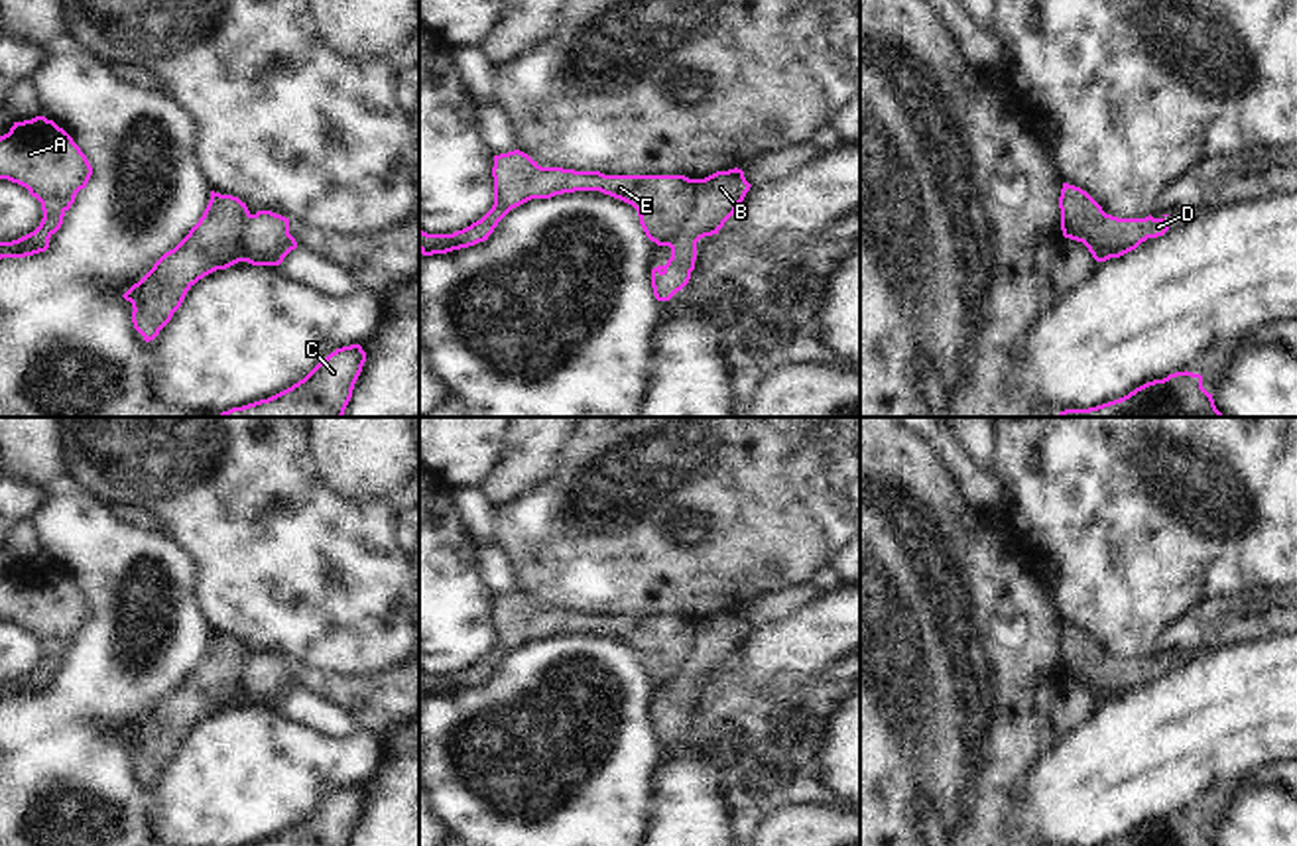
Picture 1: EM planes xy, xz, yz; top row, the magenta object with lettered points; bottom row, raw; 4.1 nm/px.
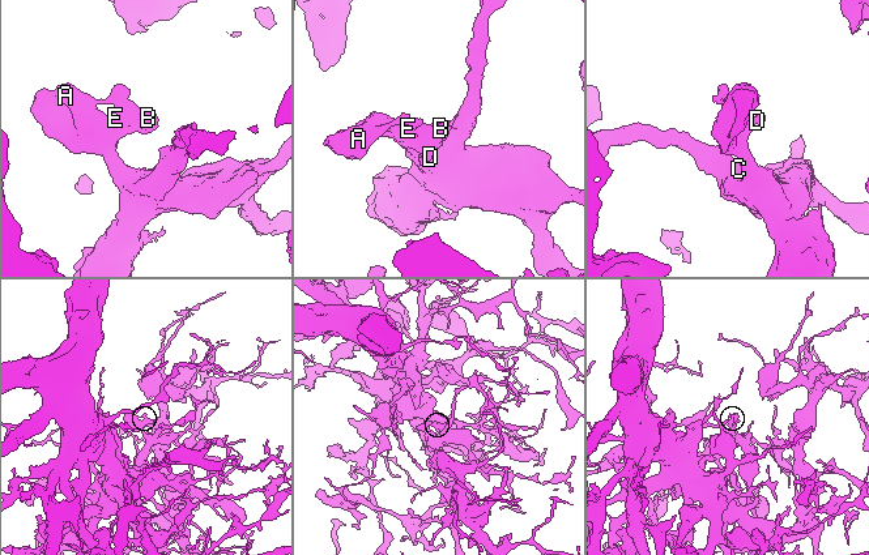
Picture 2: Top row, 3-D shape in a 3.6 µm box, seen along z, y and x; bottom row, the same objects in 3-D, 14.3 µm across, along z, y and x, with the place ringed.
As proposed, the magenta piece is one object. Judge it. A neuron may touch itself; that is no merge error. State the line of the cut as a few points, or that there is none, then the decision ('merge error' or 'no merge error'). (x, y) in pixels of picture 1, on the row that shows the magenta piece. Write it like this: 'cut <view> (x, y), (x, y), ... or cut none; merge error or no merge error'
cut xz (695, 180), (687, 219), (668, 244); merge error

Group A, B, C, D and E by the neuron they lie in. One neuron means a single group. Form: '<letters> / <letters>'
A C E / B D

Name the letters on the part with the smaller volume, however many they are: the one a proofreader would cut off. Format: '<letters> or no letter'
B, D

